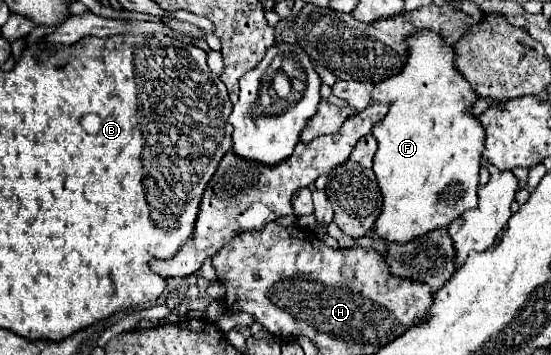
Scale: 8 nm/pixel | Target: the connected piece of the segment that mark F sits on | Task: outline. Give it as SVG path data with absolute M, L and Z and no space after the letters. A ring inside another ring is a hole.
M414 31L414 35L408 35L408 59L400 75L388 77L372 89L372 103L388 103L388 115L372 129L372 135L378 139L374 173L384 197L382 213L374 225L380 237L406 243L432 229L448 227L464 211L478 205L478 171L486 137L484 125L472 115L472 103L478 97L464 75L456 71L454 47L444 47L436 31Z

